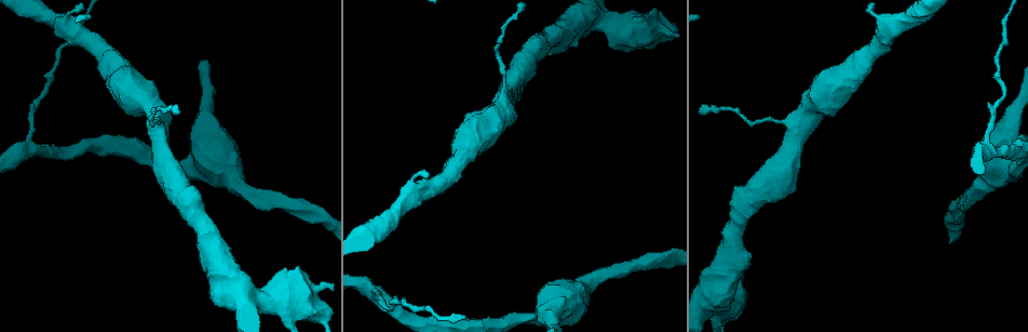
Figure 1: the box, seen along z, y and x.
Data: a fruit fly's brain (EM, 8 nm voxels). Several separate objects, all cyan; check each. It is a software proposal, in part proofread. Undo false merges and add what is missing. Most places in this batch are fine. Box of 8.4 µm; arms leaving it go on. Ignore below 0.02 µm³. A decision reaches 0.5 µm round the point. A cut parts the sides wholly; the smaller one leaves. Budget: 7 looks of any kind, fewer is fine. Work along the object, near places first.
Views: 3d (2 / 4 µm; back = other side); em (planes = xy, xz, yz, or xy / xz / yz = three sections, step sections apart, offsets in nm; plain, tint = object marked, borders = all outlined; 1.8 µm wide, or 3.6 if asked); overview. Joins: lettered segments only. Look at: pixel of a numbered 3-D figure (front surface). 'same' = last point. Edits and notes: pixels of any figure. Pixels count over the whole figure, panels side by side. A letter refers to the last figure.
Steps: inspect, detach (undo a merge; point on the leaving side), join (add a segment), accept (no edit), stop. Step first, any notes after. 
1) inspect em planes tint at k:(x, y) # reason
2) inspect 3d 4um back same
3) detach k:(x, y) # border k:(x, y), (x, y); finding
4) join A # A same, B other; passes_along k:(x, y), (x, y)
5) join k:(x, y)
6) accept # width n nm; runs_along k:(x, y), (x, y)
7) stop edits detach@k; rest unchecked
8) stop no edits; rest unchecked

inspect 3d 4um at 1:(66, 28) # branch point

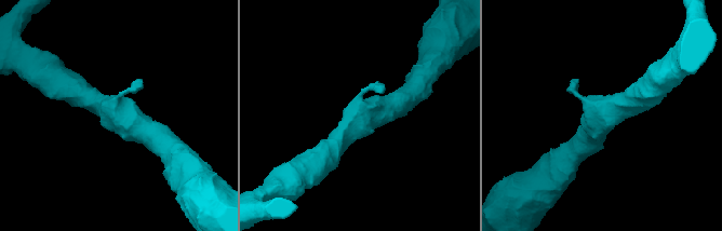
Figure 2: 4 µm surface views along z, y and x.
inspect em planes borders at 2:(600, 117) # need the tissue

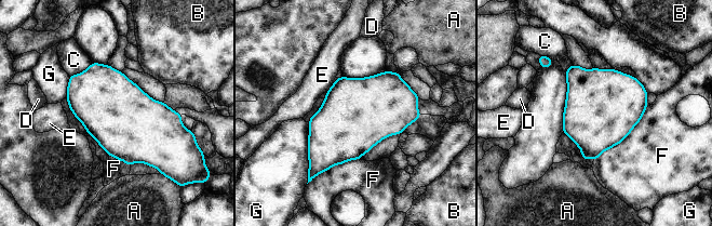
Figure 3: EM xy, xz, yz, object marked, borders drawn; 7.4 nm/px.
accept # longest_contact F 550 nm; A other, B other, C other, D other, E other, F other, G other; border 3:(337, 78), (326, 91); all the same neuron

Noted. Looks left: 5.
inspect em xy step 16 tint at 1:(986, 150) # three arms meet

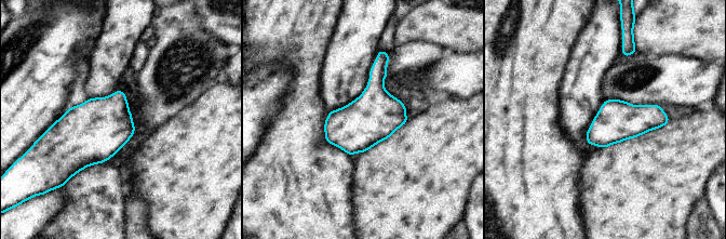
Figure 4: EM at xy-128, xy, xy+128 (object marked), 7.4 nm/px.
inspect em planes tint same

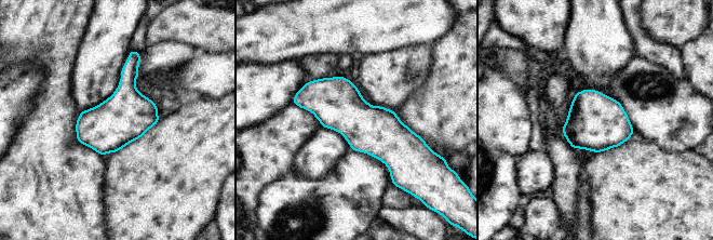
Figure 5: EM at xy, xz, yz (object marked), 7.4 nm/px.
inspect em planes borders same # what lies round it

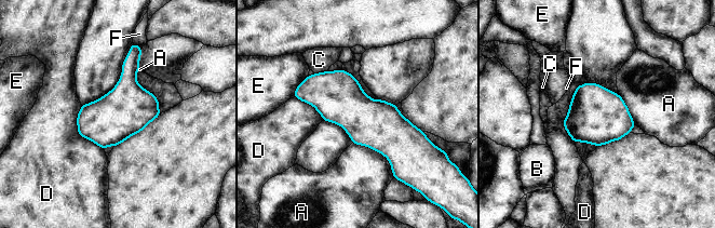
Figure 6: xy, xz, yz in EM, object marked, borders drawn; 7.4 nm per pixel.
accept # longest_contact A 420 nm; A other, B other, C other, D other, E other, F other; runs_along 6:(298, 90), (418, 136); one neuron here

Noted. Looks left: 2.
inspect 3d 4um at 1:(116, 77) # thick turns thin

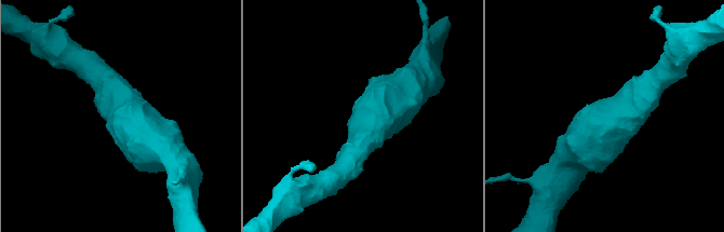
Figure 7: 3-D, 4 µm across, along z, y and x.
inspect em 3.6um planes borders at 7:(366, 128)

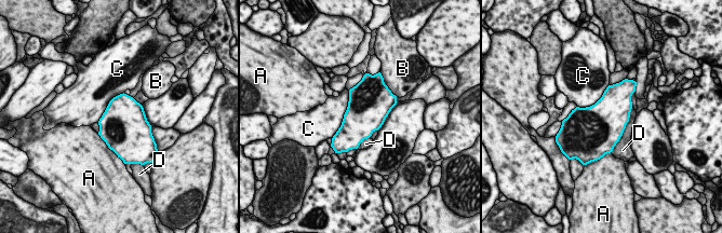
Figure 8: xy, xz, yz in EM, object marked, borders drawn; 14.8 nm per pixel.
accept # width 600 nm; A other, B other, C other, D other; border 8:(349, 91), (342, 124), (331, 137); all the same neuron

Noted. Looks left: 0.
stop no edits; rest unchecked

